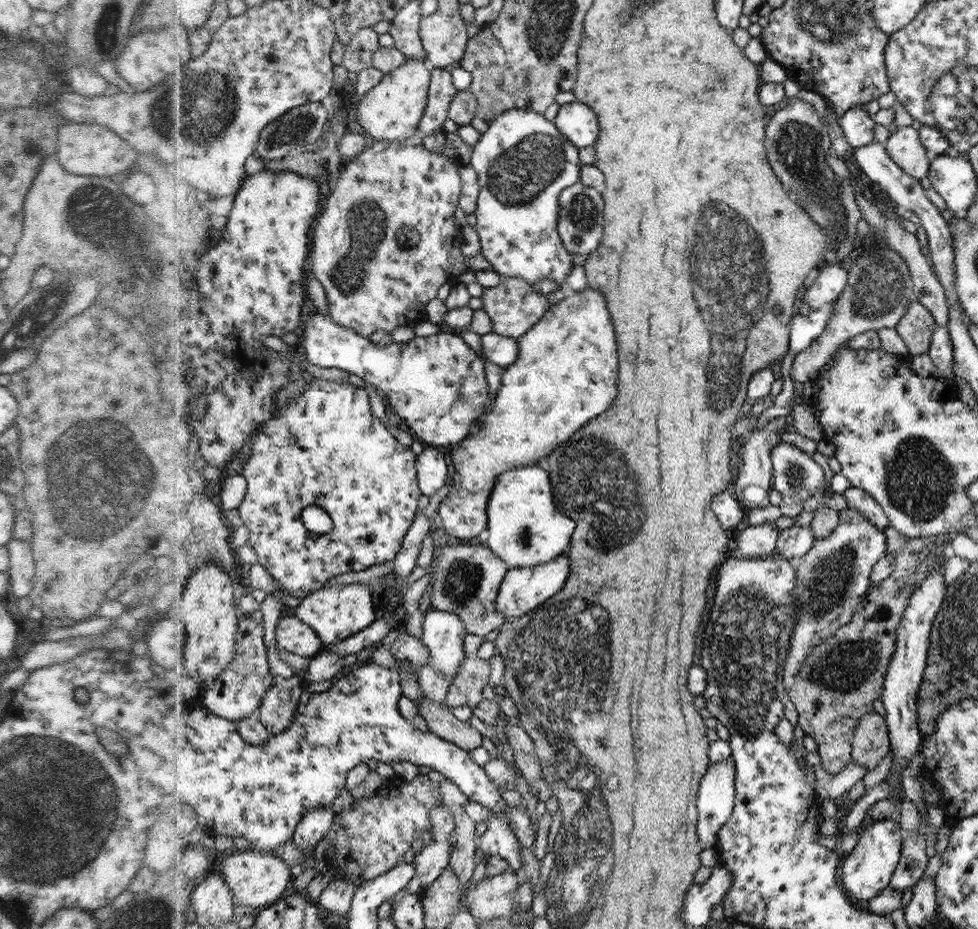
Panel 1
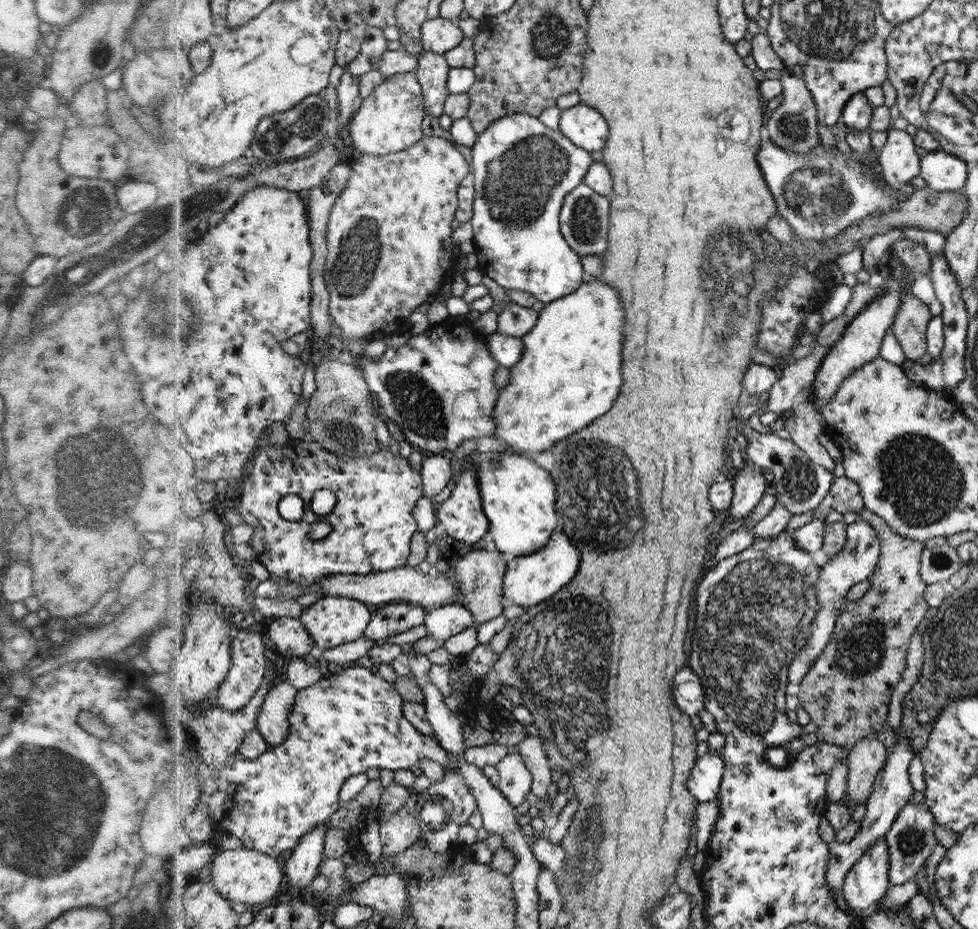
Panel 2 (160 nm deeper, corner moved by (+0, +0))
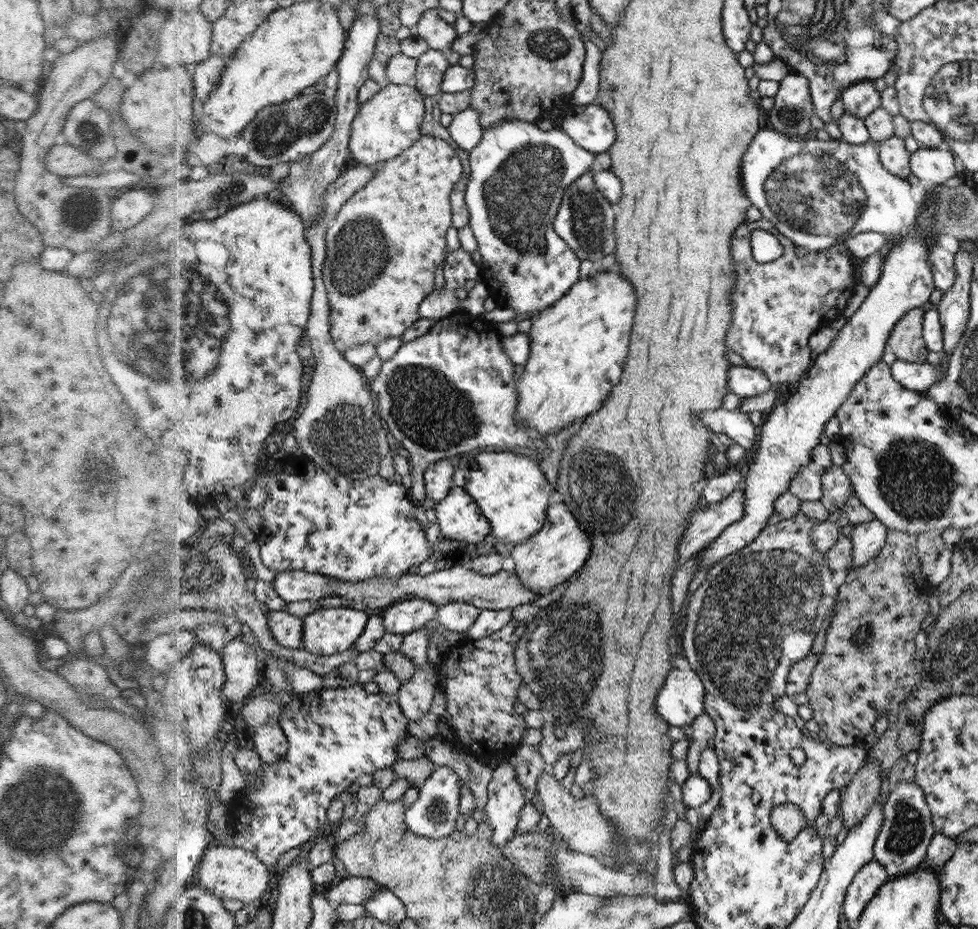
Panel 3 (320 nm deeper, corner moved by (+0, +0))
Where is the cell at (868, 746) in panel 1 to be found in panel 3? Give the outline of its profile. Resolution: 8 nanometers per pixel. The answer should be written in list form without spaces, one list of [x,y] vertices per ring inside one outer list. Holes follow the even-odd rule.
[[[869,758],[865,759],[851,782],[842,790],[838,802],[842,812],[843,827],[848,832],[863,822],[865,815],[871,810],[870,806],[875,804],[880,784],[882,784],[882,772],[879,764],[871,762]]]

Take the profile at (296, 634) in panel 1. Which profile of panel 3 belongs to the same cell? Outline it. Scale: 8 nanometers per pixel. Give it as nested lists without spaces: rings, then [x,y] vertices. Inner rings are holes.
[[[269,611],[269,625],[274,636],[288,648],[302,649],[305,642],[305,618],[290,611]]]

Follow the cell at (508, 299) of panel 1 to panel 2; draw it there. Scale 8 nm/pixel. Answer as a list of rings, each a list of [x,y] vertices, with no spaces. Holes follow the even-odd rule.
[[[512,301],[498,314],[497,331],[515,337],[521,337],[530,332],[539,315],[534,309],[522,307]]]

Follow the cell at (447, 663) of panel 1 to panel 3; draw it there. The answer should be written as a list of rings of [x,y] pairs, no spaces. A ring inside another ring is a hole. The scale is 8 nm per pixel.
[[[454,601],[439,606],[435,622],[442,625],[445,631],[466,632],[475,624],[481,611],[477,605],[467,601]]]

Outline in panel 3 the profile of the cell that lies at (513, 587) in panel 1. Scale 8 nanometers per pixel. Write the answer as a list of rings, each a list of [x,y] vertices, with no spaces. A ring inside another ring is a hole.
[[[552,504],[547,511],[548,522],[538,534],[523,543],[511,547],[510,567],[518,573],[527,589],[536,591],[539,596],[554,590],[558,584],[577,574],[591,555],[591,537],[584,532],[575,513],[566,504]]]

